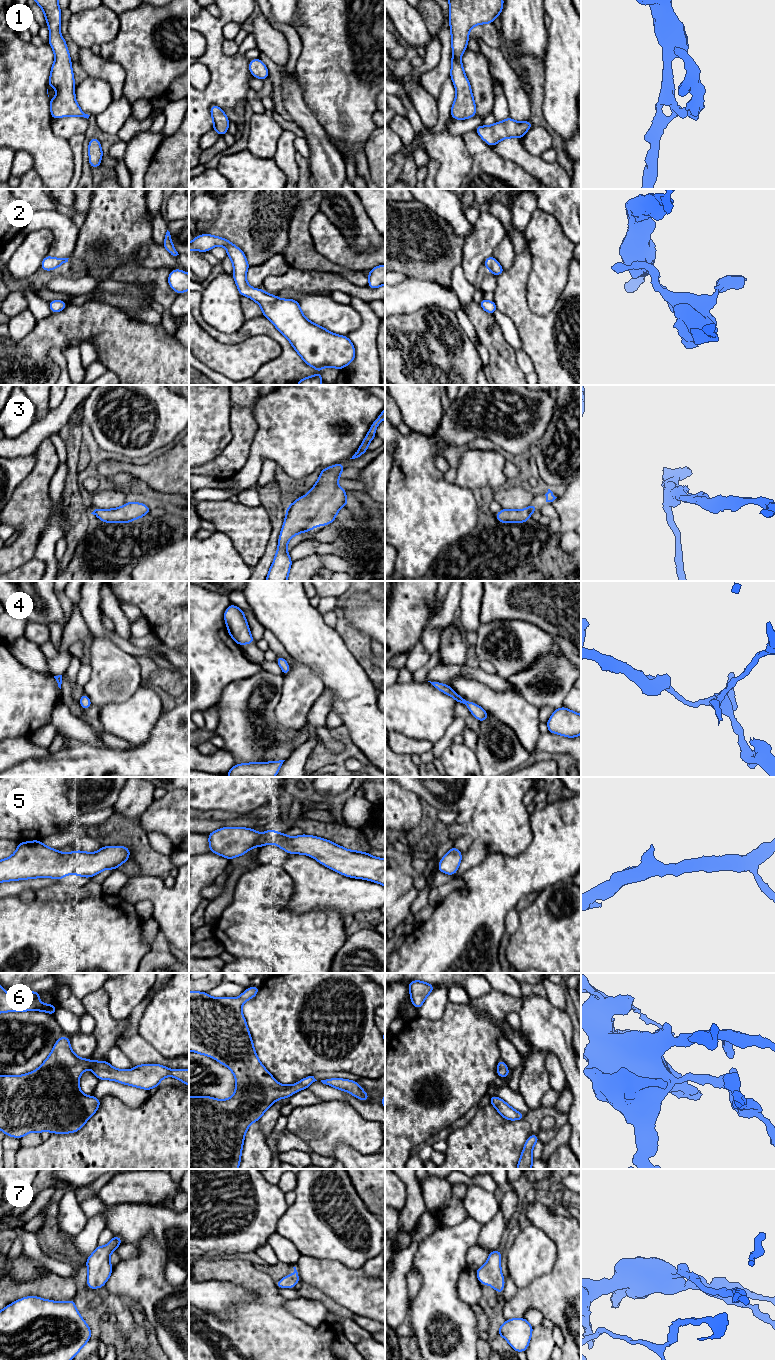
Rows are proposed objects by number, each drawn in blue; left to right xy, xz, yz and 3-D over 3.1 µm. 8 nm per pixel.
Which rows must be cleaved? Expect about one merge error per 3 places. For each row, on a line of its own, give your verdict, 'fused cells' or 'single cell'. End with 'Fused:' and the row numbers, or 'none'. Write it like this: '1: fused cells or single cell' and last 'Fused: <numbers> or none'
1: single cell
2: single cell
3: single cell
4: single cell
5: single cell
6: single cell
7: single cell
Fused: none

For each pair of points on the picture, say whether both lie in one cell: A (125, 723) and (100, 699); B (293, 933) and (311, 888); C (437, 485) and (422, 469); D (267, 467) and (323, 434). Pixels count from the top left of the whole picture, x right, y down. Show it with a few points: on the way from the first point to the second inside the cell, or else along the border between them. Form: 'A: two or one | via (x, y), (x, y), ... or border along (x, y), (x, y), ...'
A: two | border along (128, 698), (119, 702), (107, 703), (100, 707)
B: two | border along (287, 904), (296, 913), (324, 910)
C: one | via (433, 481), (425, 473)
D: two | border along (278, 464), (272, 460), (265, 459), (258, 478)

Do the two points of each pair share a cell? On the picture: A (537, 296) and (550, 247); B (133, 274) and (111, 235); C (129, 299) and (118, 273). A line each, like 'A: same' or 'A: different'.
A: same
B: different
C: different

